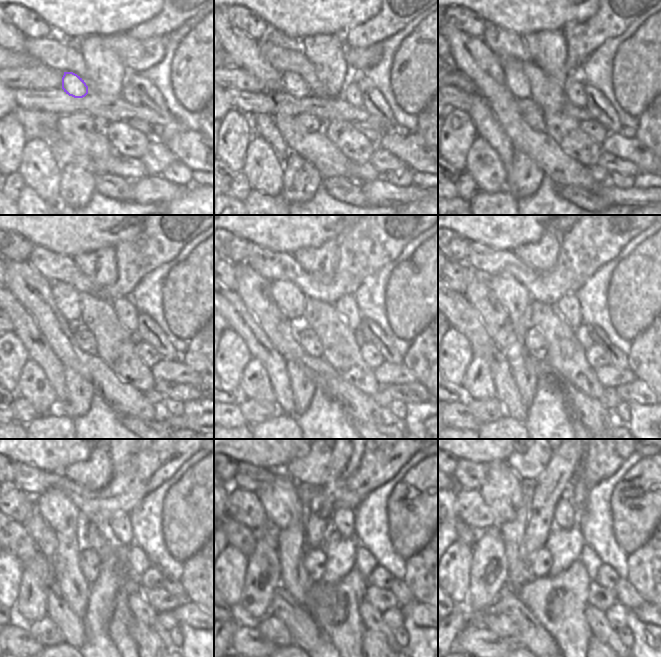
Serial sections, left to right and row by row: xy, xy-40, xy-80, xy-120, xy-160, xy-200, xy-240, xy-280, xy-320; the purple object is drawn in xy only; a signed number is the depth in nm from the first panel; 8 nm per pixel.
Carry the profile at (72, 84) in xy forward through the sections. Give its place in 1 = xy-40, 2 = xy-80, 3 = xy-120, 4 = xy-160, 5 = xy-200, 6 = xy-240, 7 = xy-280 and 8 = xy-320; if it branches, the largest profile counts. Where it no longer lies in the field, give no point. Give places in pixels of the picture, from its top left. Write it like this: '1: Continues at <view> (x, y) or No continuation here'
1: Continues at xy-40 (293, 83)
2: Continues at xy-80 (516, 80)
3: Continues at xy-120 (67, 298)
4: Continues at xy-160 (288, 296)
5: Continues at xy-200 (512, 295)
6: Continues at xy-240 (62, 515)
7: Continues at xy-280 (279, 498)
8: Continues at xy-320 (501, 490)

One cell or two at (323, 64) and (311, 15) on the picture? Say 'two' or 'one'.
two

